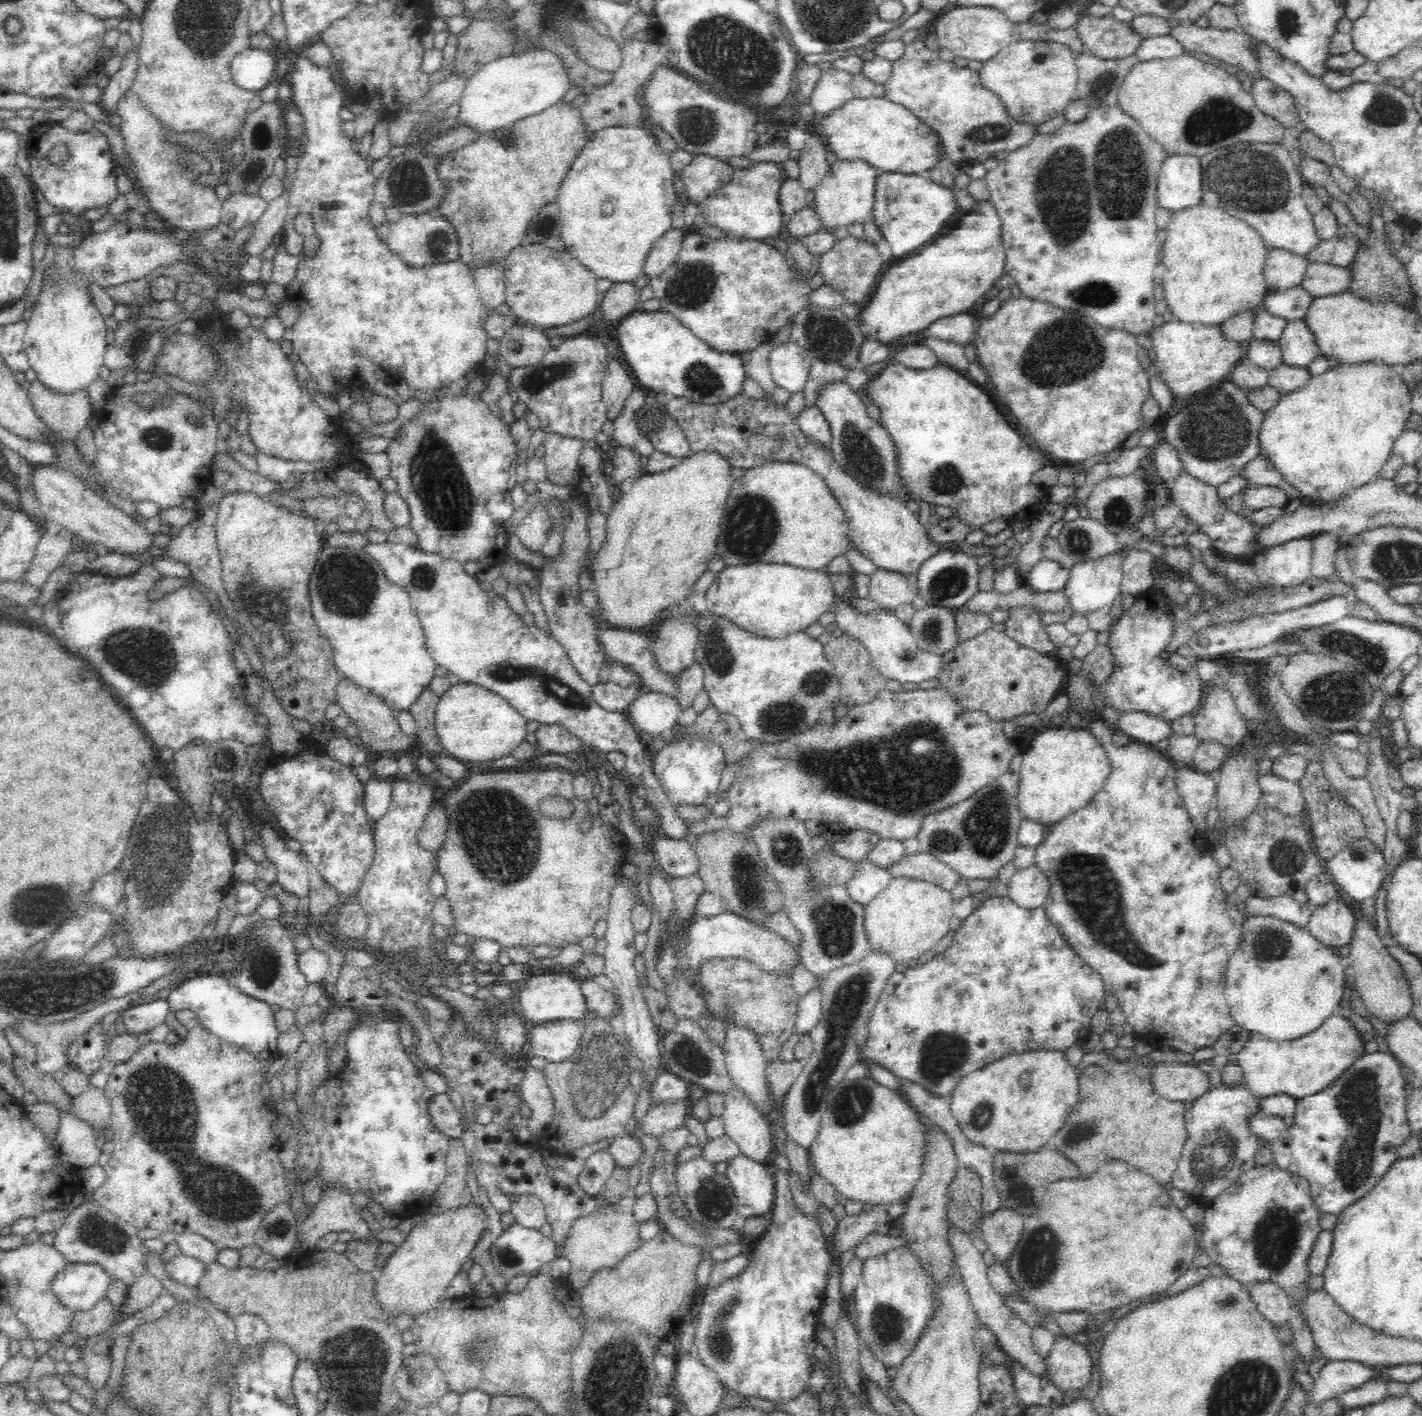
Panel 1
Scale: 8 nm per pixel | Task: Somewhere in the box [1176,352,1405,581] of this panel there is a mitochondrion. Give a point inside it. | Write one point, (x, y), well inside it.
(1219, 428)

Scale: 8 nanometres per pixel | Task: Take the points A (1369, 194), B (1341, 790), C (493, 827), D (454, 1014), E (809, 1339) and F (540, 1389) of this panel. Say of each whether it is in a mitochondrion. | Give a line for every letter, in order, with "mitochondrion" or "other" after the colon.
A: other
B: other
C: mitochondrion
D: other
E: other
F: other

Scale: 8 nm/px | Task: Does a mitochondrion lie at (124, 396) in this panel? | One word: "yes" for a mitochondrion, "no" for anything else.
no

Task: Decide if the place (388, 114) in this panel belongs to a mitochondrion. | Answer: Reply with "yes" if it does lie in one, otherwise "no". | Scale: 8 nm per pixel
no

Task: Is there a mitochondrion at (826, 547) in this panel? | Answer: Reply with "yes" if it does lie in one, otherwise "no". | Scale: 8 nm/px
no

